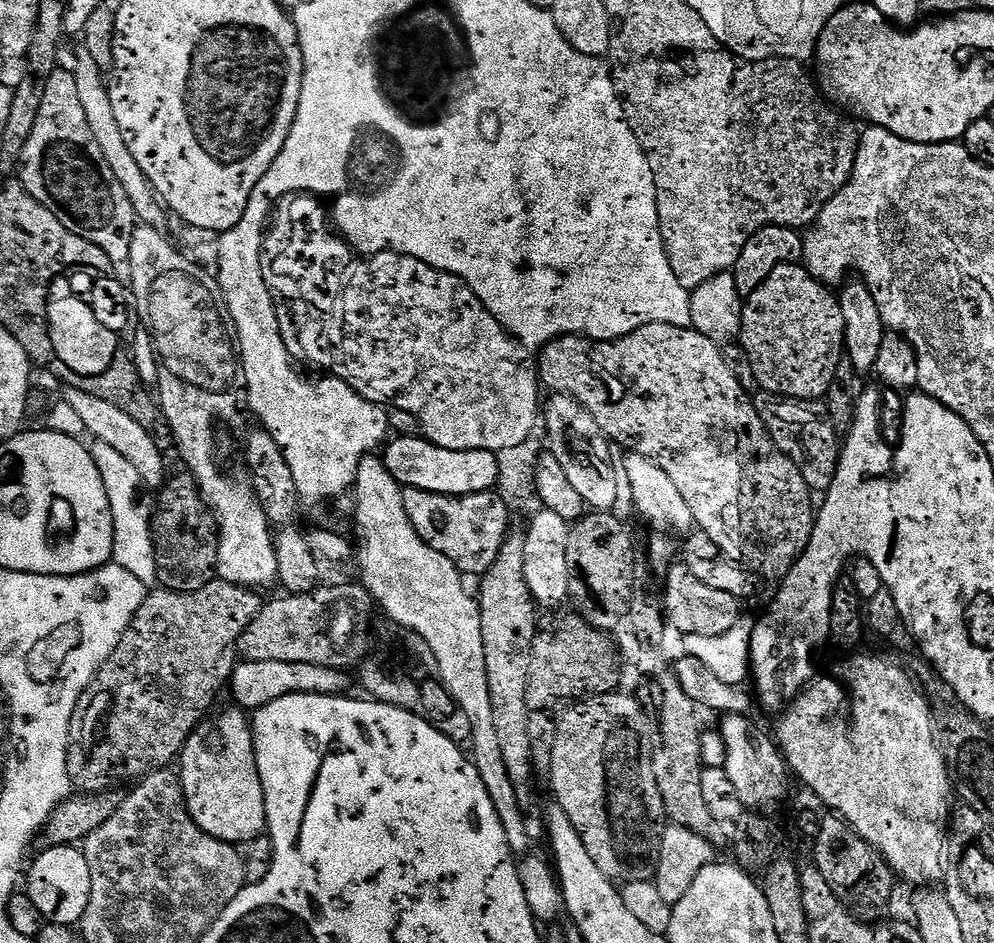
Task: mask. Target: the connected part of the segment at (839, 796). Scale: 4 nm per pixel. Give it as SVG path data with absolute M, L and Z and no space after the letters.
M856 656L853 660L846 661L833 676L822 676L813 679L812 683L788 705L779 717L780 725L777 726L776 732L774 731L775 742L779 745L780 753L791 775L796 775L828 810L845 820L861 838L870 842L870 846L878 849L897 877L905 876L912 884L924 884L920 886L931 885L928 884L931 880L939 881L942 876L942 861L946 856L946 825L954 808L954 780L950 775L950 766L940 753L940 741L936 739L932 722L932 707L928 705L928 700L916 681L909 676L907 667L900 665L899 668L894 661L883 660L880 656Z

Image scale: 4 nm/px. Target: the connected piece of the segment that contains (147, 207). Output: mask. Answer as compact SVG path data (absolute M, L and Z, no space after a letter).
M83 46L77 47L74 71L82 110L86 110L86 122L90 122L90 130L94 130L94 139L102 149L102 158L106 158L110 170L114 170L114 176L118 178L118 182L122 182L126 198L130 198L136 211L137 221L144 226L163 225L164 216L166 217L165 205L158 199L151 182L142 174L142 166L138 166L134 154L130 154L130 146L126 146L126 138L122 138L122 126L118 126L118 121L114 118L114 106L110 106L105 73L98 66L98 62L90 58L90 50L86 50Z

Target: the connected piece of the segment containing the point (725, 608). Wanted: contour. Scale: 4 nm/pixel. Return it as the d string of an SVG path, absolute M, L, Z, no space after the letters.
M677 562L663 577L664 596L662 595L662 611L667 623L681 637L700 636L717 637L728 633L737 624L742 615L742 606L732 594L723 593L722 590L711 589L704 582L694 578L690 570L682 562Z

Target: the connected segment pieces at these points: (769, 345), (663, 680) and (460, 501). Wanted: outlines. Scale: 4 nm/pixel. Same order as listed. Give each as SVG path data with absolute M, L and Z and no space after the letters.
M783 264L774 270L774 274L770 274L770 278L766 278L766 282L762 282L762 286L758 286L758 290L754 290L754 294L750 294L744 300L744 313L742 314L742 326L740 327L739 347L744 347L743 355L750 362L750 366L756 375L756 384L763 391L772 392L777 398L787 398L790 400L814 400L819 401L827 394L827 388L834 378L835 371L838 369L838 362L845 356L844 351L844 319L842 318L842 310L840 309L840 301L834 295L833 289L827 284L821 284L808 273L808 269L800 264Z
M641 644L636 648L632 656L638 674L634 694L655 724L657 740L652 744L652 765L654 782L658 782L658 794L662 794L664 815L671 823L694 830L694 834L706 838L713 846L727 845L729 833L725 825L719 824L714 814L710 814L702 795L705 766L700 750L702 725L698 720L698 706L682 690L671 661L664 658L661 649Z
M404 488L404 505L414 530L418 530L420 537L438 550L438 554L446 554L461 574L481 577L488 572L510 531L510 507L495 491L469 496L443 496L417 488Z

